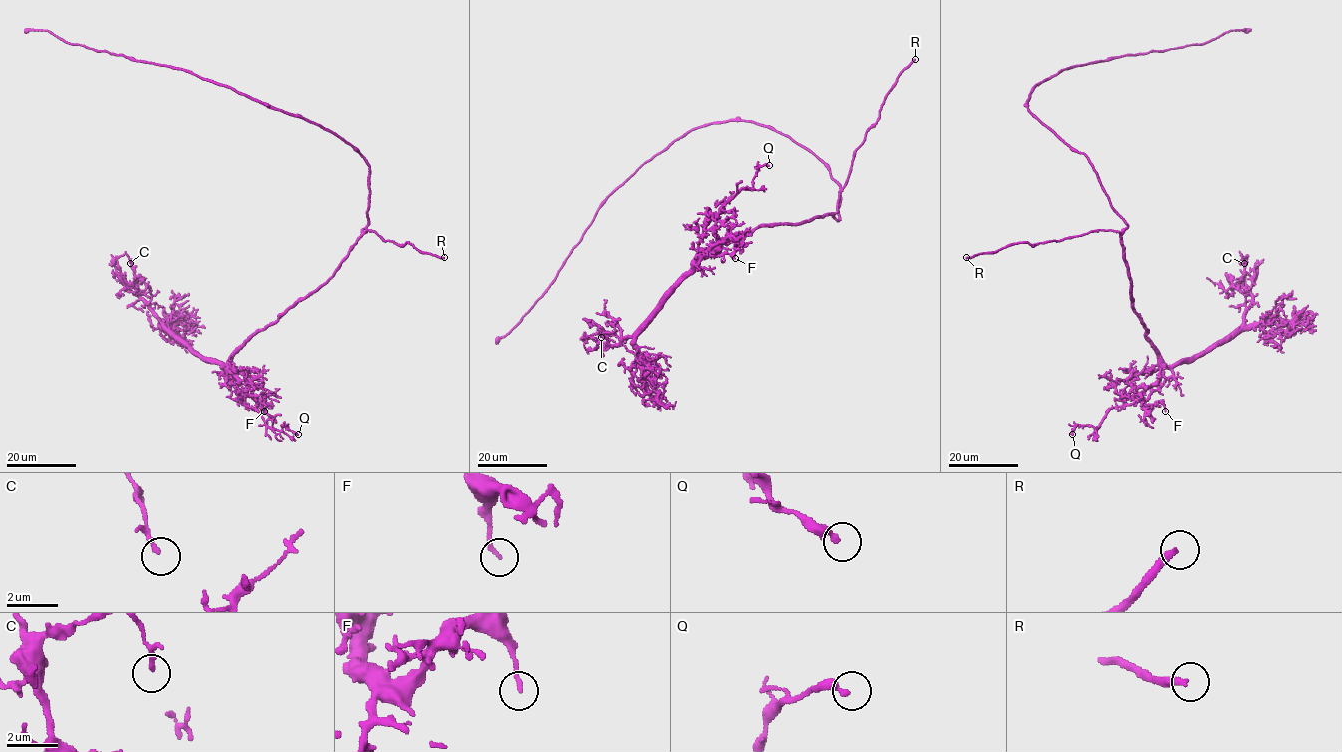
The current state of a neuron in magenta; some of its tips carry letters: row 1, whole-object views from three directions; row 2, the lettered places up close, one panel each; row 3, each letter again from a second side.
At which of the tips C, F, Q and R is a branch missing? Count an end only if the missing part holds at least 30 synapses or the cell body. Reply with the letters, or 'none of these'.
R

